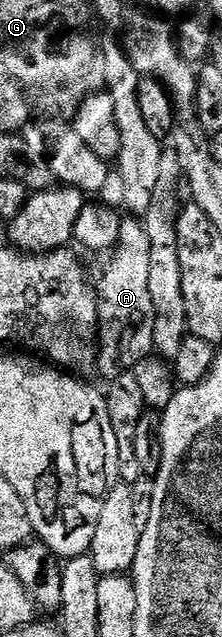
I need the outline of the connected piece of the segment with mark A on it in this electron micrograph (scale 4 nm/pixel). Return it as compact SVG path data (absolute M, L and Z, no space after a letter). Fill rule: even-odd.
M129 215L120 222L118 241L112 250L109 266L99 281L97 310L97 368L105 379L133 371L141 359L154 352L157 313L150 292L151 239L144 220ZM113 257L113 258L111 258Z

